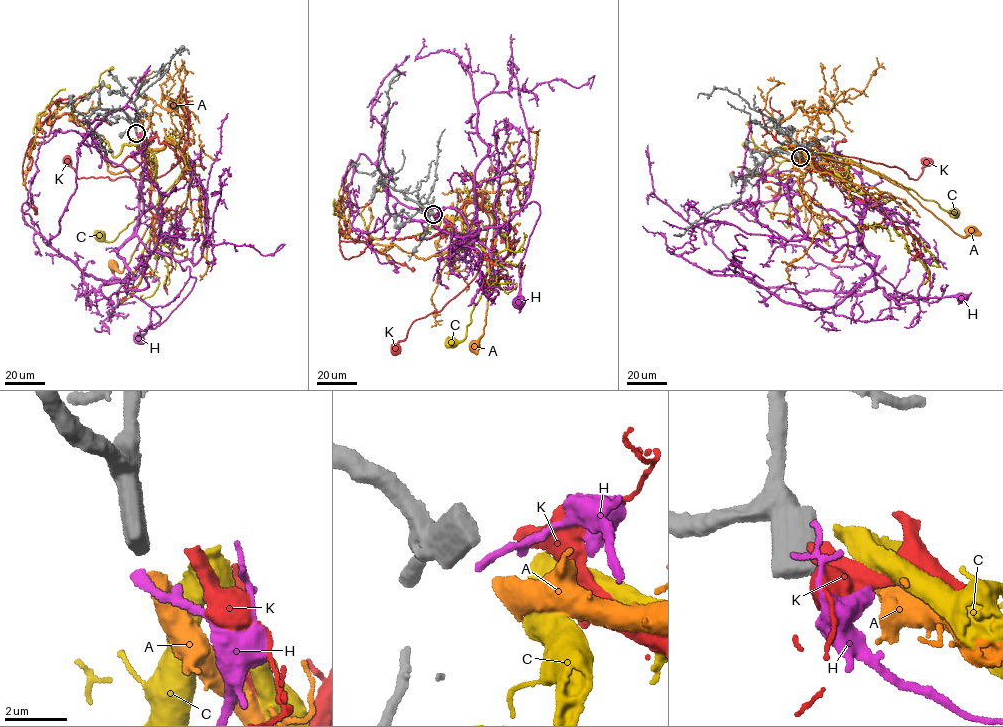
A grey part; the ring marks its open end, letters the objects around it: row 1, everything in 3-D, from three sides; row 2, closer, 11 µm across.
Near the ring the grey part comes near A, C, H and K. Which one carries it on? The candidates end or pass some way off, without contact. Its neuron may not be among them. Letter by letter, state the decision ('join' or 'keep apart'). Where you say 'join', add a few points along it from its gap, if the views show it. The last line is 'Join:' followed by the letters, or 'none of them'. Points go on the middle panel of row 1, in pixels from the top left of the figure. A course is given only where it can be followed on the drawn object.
A: join; it runs (434, 215), (455, 219), (472, 202), (487, 207), (494, 218), (496, 234), (486, 324), (474, 344)
C: keep apart
H: keep apart
K: keep apart
Join: A

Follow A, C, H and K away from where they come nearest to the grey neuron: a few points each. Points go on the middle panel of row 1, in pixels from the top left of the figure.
A: (434, 215), (455, 219), (472, 202), (487, 207), (494, 218), (496, 234), (486, 324), (474, 344)
C: (437, 215), (466, 216), (463, 204), (469, 199), (493, 220), (489, 279), (474, 306), (466, 337), (452, 343)
H: (434, 215), (455, 227), (465, 252), (472, 232), (537, 202), (519, 302)
K: (436, 213), (448, 222), (466, 202), (483, 209), (489, 227), (481, 266), (443, 308), (416, 319), (395, 348)

